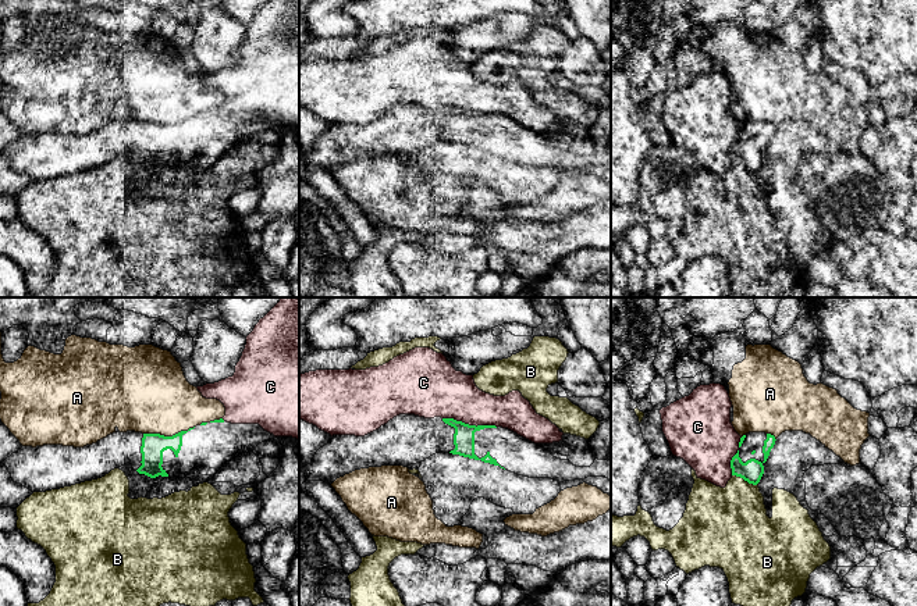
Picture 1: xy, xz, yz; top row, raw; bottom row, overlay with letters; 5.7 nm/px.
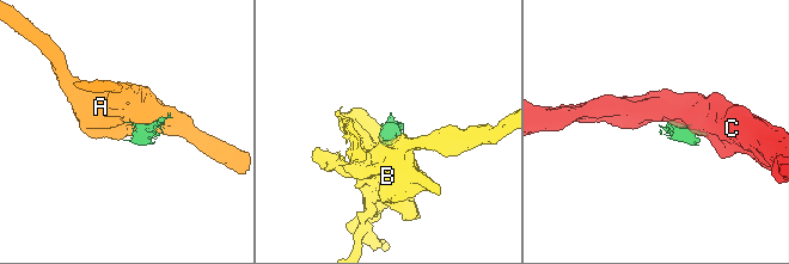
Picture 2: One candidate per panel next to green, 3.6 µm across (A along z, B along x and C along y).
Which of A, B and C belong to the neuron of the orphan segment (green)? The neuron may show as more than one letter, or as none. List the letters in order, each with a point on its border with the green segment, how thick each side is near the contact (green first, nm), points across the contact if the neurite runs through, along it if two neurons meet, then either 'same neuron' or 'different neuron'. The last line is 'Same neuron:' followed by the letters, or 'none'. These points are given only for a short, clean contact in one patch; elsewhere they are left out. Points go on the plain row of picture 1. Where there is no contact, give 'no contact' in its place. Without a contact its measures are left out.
A: meets green in xy at (169, 125); 140 nm thick on the green side, 420 nm on the other; different neuron
B: meets green in yz at (745, 168); 130 nm thick on the green side, 400 nm on the other; different neuron
C: meets green in xz at (468, 113); 130 nm thick on the green side, 300 nm on the other; different neuron
Same neuron: none

